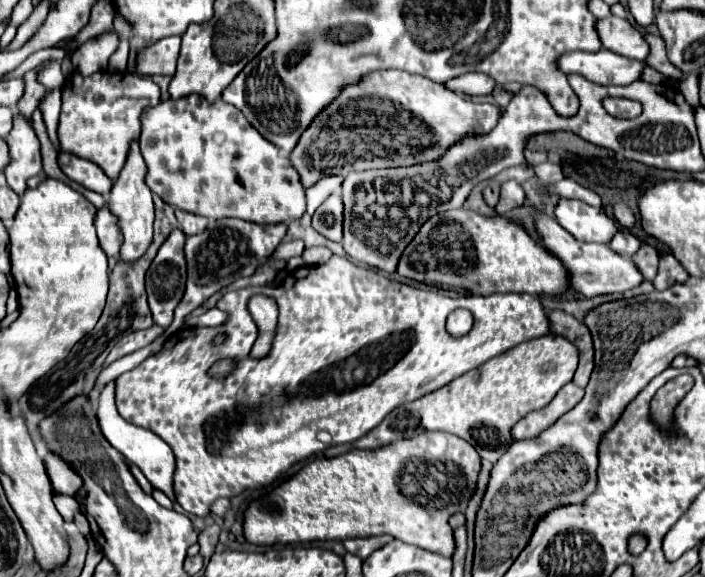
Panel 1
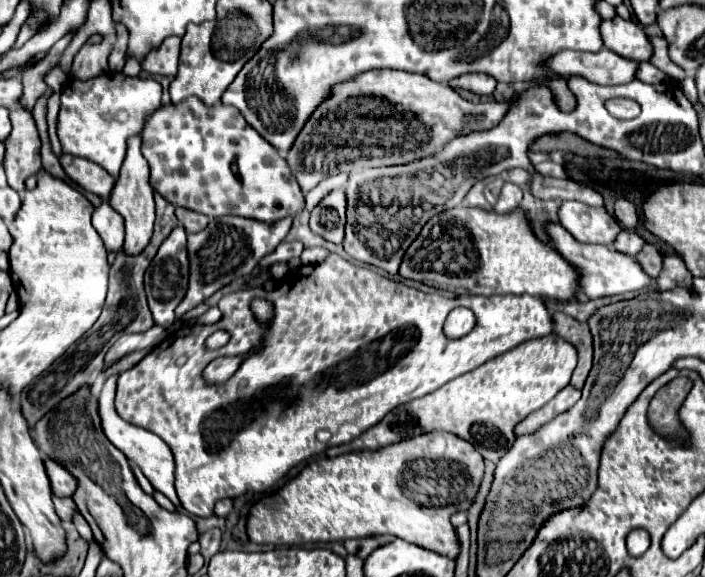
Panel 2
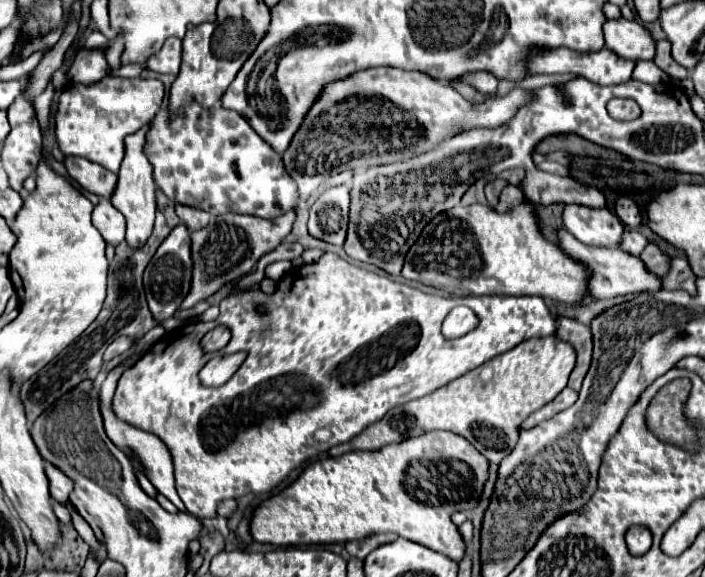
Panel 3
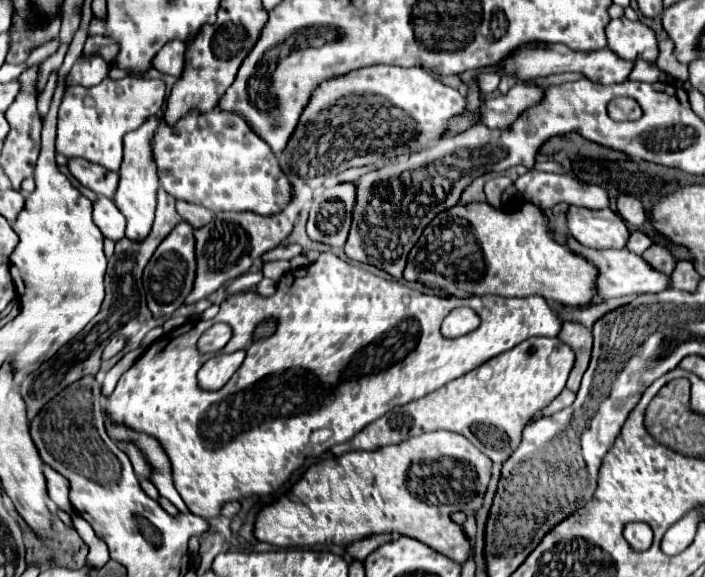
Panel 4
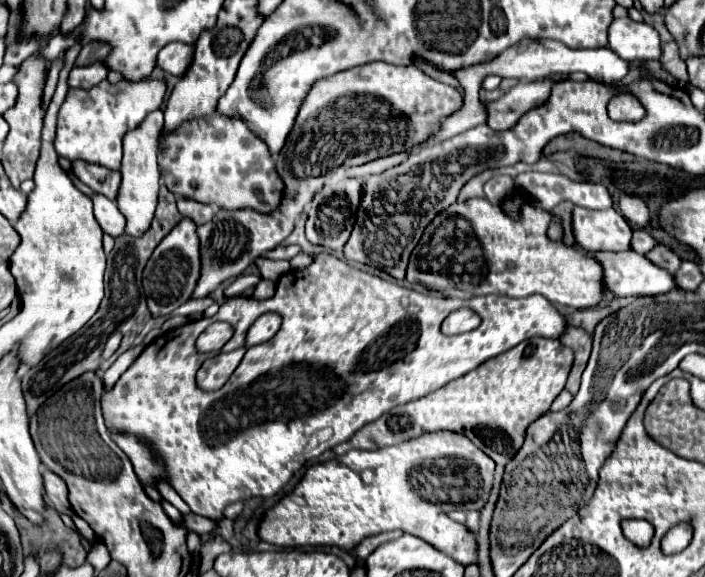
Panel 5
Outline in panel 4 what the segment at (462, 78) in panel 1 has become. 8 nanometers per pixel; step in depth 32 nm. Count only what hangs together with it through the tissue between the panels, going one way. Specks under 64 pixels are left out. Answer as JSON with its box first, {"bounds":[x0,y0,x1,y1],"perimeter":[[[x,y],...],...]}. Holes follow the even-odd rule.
{"bounds":[477,72,501,94],"perimeter":[[[486,72],[477,76],[479,90],[483,94],[493,93],[497,90],[501,77],[492,72]]]}

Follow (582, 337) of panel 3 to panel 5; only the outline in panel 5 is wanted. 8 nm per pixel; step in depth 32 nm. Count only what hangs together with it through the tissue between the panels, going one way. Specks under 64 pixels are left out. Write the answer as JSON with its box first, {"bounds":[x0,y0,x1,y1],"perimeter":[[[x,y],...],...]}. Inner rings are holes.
{"bounds":[560,324,592,394],"perimeter":[[[568,324],[564,334],[560,336],[560,342],[568,348],[574,350],[574,366],[572,366],[572,372],[568,376],[568,382],[566,382],[566,390],[570,390],[572,394],[578,392],[578,386],[580,386],[580,376],[588,364],[588,356],[590,356],[590,350],[592,350],[592,334],[586,332],[584,328],[578,328],[578,326],[572,326]]]}

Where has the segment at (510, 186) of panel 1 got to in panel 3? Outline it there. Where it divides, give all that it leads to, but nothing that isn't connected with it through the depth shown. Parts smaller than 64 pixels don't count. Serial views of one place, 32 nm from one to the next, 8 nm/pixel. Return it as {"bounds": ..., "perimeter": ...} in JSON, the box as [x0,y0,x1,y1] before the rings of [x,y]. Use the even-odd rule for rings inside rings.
{"bounds":[496,186,522,212],"perimeter":[[[506,186],[500,194],[500,202],[496,206],[498,212],[508,212],[522,204],[522,190],[518,186]]]}

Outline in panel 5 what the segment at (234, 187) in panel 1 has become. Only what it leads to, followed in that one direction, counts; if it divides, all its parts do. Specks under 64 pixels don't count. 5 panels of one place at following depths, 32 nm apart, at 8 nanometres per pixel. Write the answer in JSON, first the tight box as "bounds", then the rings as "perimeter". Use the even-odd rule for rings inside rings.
{"bounds":[158,112,286,212],"perimeter":[[[214,112],[212,116],[204,116],[204,120],[188,120],[188,124],[180,124],[172,136],[160,134],[158,144],[158,166],[160,176],[164,180],[164,186],[174,196],[188,196],[192,200],[200,200],[202,204],[208,204],[216,208],[252,208],[256,212],[274,212],[286,192],[284,180],[280,180],[280,174],[276,172],[276,162],[268,148],[264,148],[264,142],[258,136],[252,136],[248,132],[248,126],[240,122],[236,116],[220,116]]]}

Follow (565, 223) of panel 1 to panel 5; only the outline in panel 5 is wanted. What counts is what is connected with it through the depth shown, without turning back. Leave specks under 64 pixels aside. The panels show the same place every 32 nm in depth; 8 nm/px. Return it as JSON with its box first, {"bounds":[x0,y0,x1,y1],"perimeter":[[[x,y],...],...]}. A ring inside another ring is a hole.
{"bounds":[572,206,632,252],"perimeter":[[[576,206],[572,210],[572,232],[580,248],[590,252],[628,250],[632,238],[630,224],[612,208],[588,210]]]}

